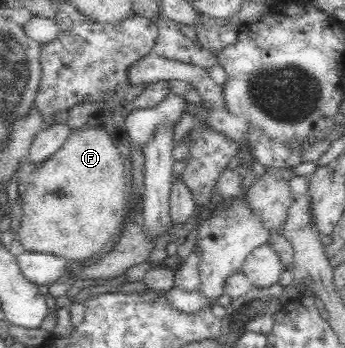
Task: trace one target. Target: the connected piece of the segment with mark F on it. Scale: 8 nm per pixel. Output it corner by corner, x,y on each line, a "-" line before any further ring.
89,128
71,134
55,156
27,175
26,202
17,235
25,252
59,257
69,266
101,251
120,227
126,204
128,189
122,159
113,136

